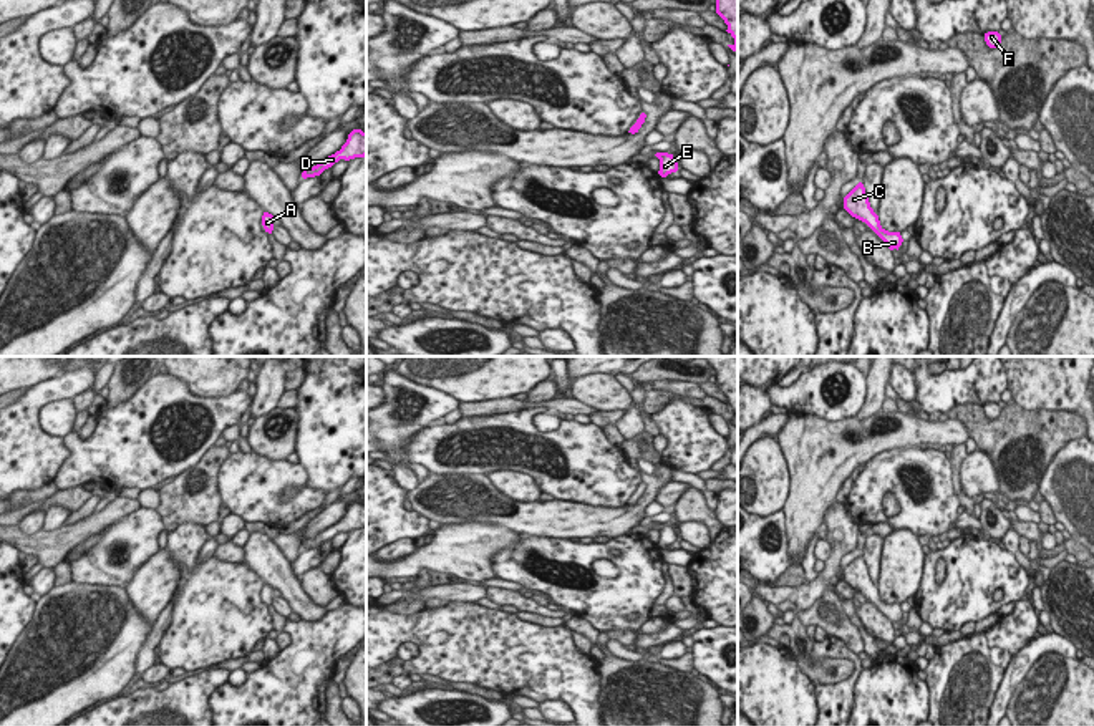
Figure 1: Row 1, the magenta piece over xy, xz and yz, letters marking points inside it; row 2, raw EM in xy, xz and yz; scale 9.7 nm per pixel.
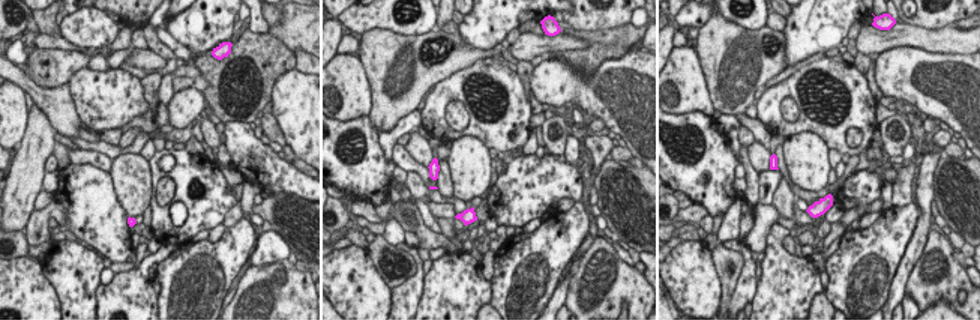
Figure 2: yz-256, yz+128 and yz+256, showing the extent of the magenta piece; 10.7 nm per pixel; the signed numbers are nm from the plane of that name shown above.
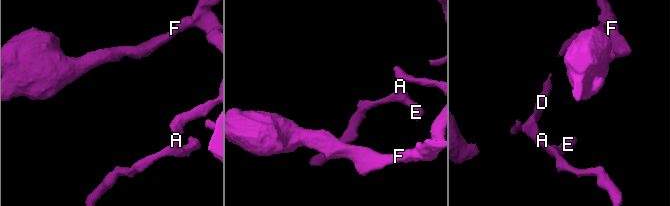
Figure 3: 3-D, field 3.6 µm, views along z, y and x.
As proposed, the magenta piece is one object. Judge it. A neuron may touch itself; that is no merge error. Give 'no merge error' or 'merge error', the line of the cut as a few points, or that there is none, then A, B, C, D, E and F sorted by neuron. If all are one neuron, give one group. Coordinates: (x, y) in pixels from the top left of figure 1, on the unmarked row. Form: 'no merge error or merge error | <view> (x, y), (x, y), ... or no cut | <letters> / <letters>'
no merge error | no cut | A B C D E F

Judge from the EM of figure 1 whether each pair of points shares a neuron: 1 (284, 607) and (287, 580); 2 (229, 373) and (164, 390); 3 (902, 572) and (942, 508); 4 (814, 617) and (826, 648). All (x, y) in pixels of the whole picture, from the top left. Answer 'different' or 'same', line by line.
1: different
2: different
3: different
4: different

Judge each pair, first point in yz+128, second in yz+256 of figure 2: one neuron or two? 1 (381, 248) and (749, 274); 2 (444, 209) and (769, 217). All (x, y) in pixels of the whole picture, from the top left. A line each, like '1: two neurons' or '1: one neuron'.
1: two neurons
2: one neuron

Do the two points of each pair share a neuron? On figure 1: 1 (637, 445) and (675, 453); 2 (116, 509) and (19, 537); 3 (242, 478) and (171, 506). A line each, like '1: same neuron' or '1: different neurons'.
1: different neurons
2: same neuron
3: different neurons

